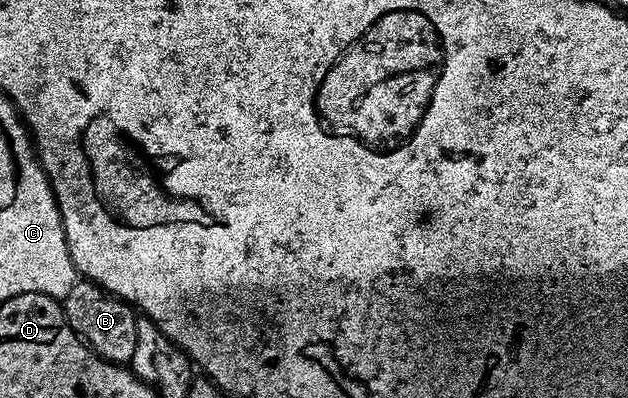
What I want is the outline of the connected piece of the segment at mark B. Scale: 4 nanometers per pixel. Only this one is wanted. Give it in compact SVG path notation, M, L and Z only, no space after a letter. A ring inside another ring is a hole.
M85 278L75 280L61 305L66 323L90 351L111 364L129 365L132 354L136 354L136 326L139 321L131 305Z

